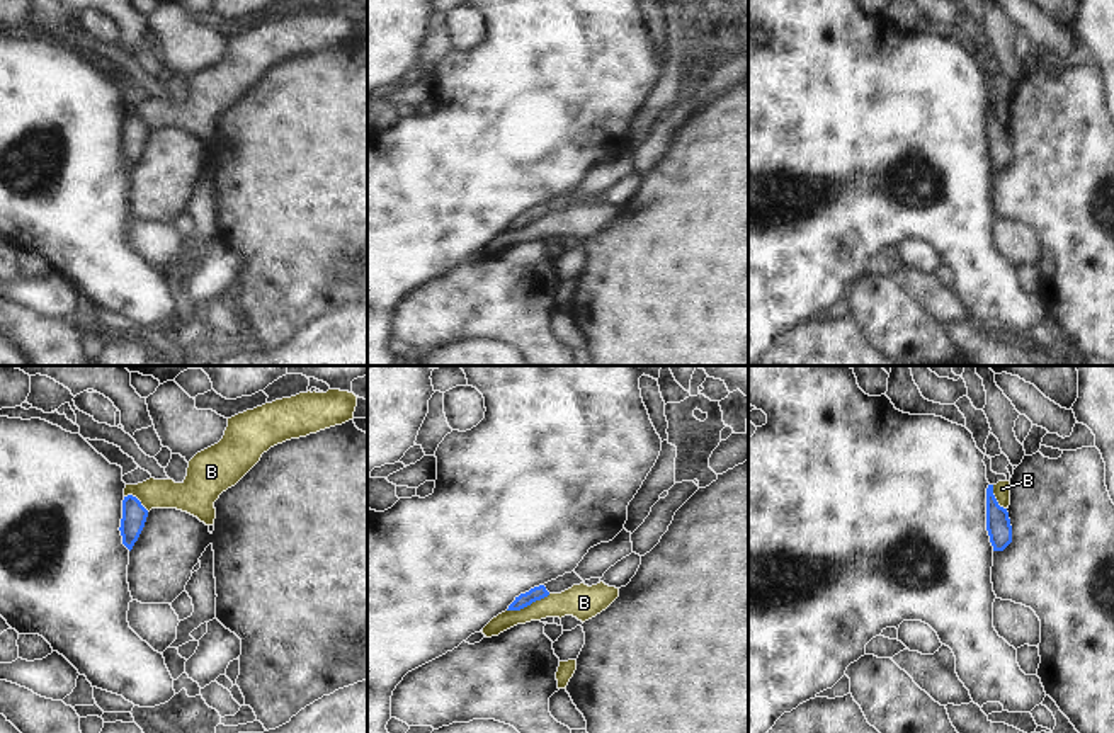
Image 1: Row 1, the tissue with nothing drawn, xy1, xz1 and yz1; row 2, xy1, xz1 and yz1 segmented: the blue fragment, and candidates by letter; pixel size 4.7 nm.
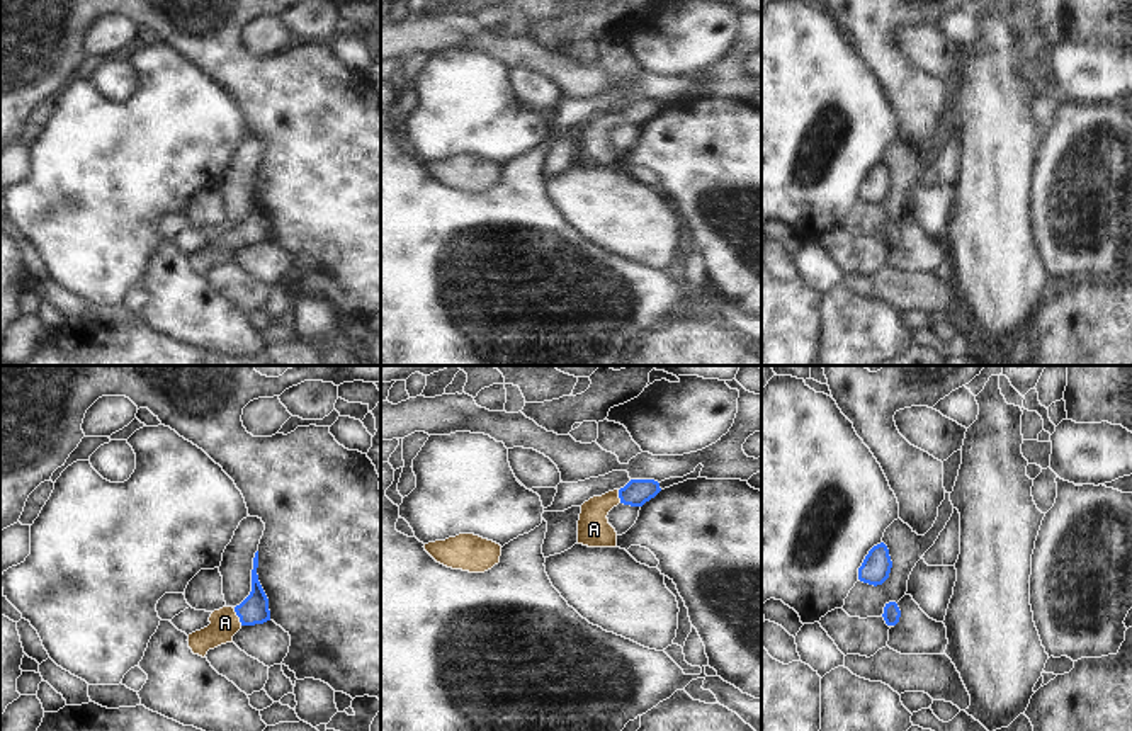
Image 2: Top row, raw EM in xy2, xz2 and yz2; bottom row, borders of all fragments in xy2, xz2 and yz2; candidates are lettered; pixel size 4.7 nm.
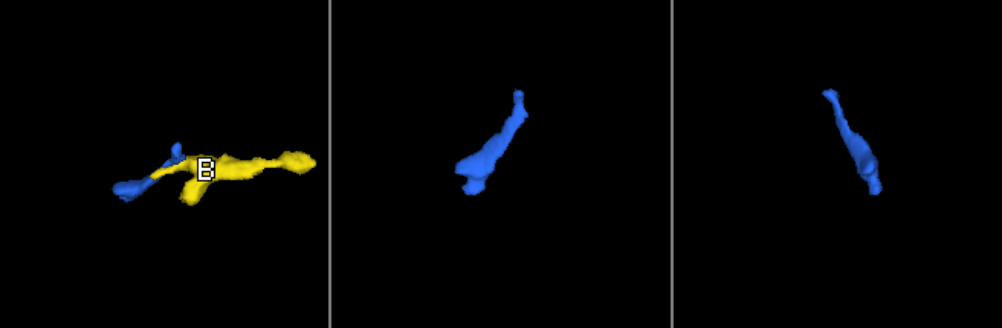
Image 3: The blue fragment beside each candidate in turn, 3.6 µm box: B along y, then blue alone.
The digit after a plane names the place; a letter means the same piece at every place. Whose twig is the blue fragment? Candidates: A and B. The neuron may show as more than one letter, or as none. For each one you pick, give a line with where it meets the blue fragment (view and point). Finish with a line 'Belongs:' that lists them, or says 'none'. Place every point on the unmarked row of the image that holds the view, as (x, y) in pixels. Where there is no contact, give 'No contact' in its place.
A: Touches blue at xy2 (238, 235)
Belongs: A

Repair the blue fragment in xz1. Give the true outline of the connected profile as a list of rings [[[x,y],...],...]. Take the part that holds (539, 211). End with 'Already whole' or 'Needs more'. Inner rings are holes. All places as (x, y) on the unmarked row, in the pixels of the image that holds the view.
[[[544,204],[534,206],[529,211],[520,213],[519,216],[515,216],[515,219],[509,224],[507,230],[520,230],[520,228],[531,224],[532,221],[541,219],[548,214],[549,214],[549,211],[546,209]]]. Already whole

